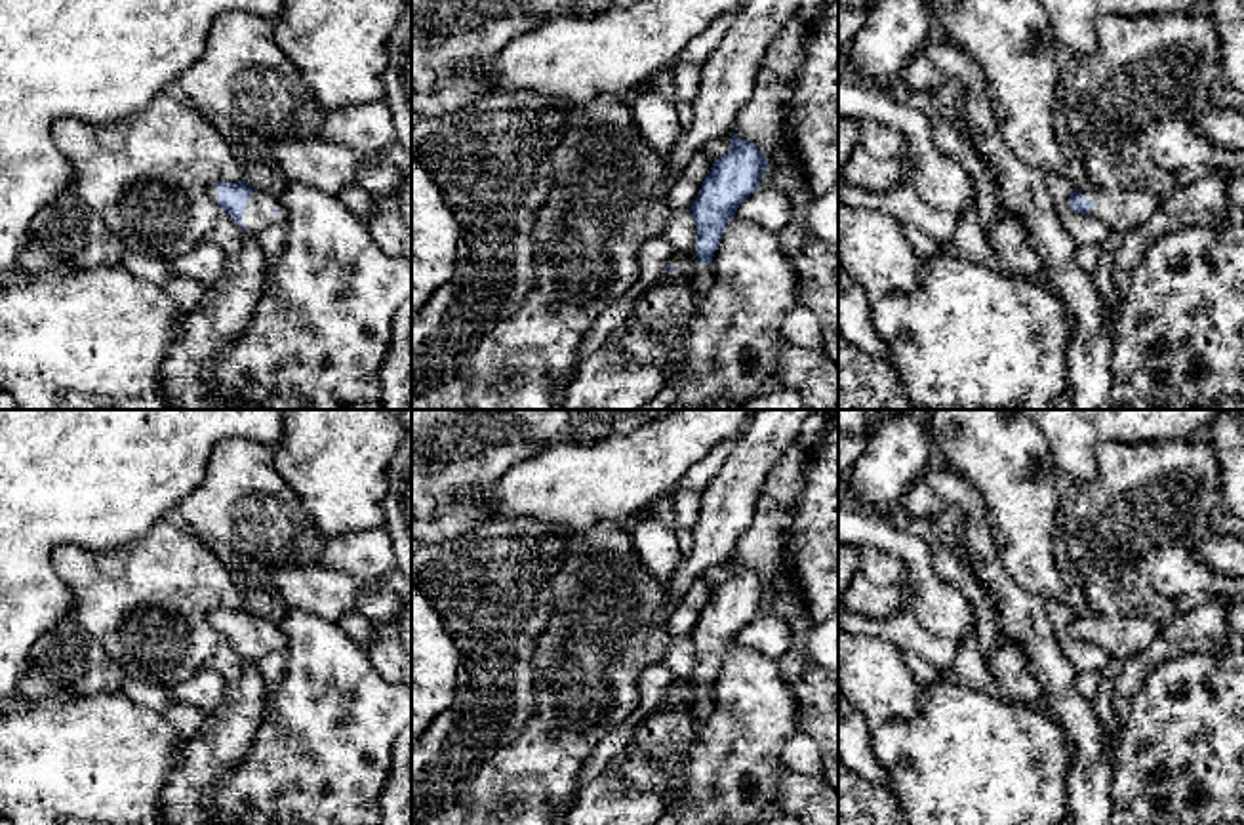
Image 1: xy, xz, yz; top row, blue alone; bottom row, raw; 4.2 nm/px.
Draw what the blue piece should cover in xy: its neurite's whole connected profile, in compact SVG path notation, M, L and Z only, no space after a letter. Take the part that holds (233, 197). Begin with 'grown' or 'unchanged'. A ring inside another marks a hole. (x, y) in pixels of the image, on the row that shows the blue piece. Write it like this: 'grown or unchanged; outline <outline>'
grown; outline M244 179L236 183L215 181L208 194L242 231L263 231L271 225L284 225L288 211L280 198L253 189Z

